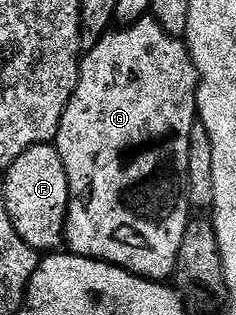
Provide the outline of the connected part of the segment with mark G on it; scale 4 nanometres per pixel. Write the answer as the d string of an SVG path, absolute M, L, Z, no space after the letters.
M151 17L129 23L123 29L109 31L98 45L94 45L94 49L87 51L81 58L78 89L74 89L70 97L70 105L66 105L66 113L62 113L62 121L58 125L58 133L54 140L56 152L62 157L62 165L66 165L68 212L64 222L64 243L71 254L81 255L87 259L98 259L101 263L112 263L143 279L168 281L175 276L178 249L182 249L182 237L186 233L186 225L190 218L187 170L190 131L198 121L196 91L199 87L200 78L187 46L181 40L167 35L162 25L158 25L158 21Z

